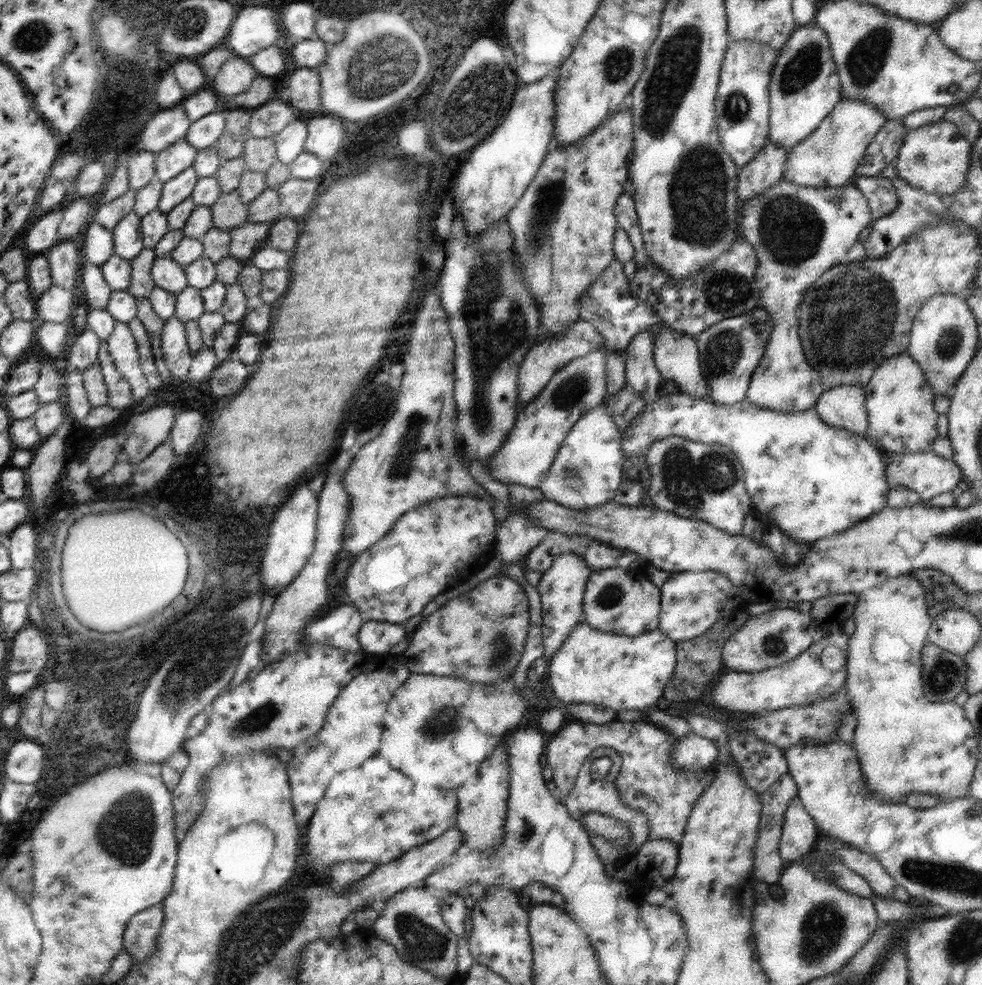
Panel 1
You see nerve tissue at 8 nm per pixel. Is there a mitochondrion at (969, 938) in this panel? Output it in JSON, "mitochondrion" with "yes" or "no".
{"mitochondrion":"yes"}

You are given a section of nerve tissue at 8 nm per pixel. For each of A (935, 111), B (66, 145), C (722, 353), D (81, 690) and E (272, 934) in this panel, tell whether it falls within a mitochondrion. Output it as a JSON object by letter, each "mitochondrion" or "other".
{"A":"other","B":"other","C":"mitochondrion","D":"mitochondrion","E":"mitochondrion"}

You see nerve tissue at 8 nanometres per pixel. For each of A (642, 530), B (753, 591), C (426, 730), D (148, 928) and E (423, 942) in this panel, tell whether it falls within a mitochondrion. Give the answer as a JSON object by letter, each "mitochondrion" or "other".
{"A":"other","B":"other","C":"mitochondrion","D":"other","E":"mitochondrion"}

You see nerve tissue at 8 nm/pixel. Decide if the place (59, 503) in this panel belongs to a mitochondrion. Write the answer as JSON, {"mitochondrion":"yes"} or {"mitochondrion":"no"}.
{"mitochondrion":"no"}

